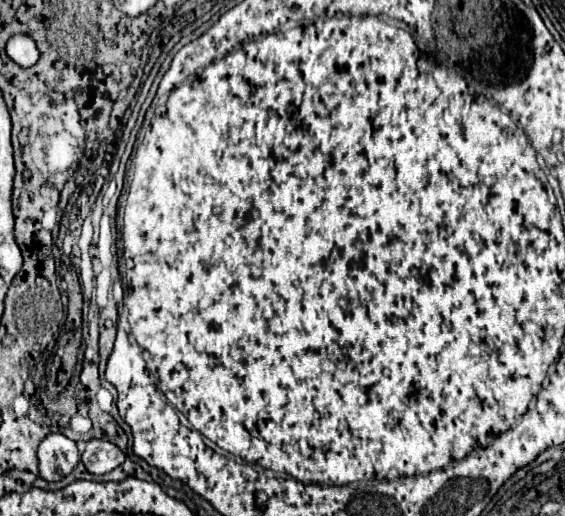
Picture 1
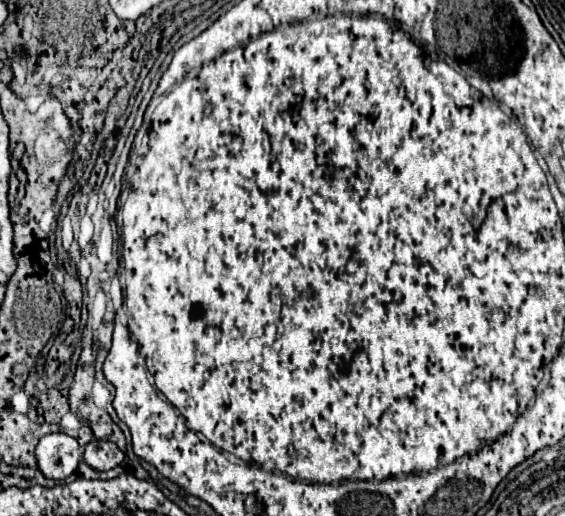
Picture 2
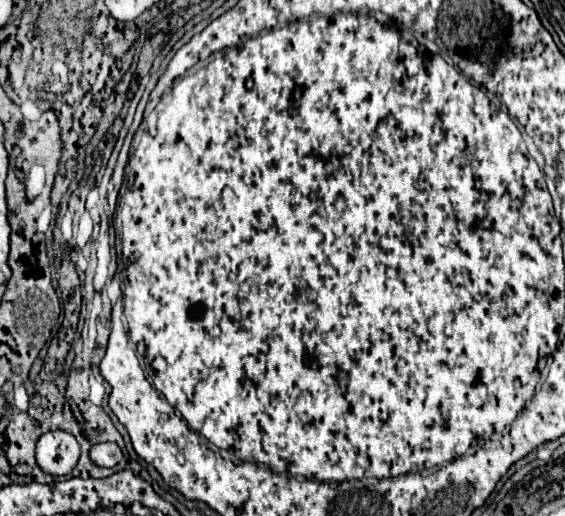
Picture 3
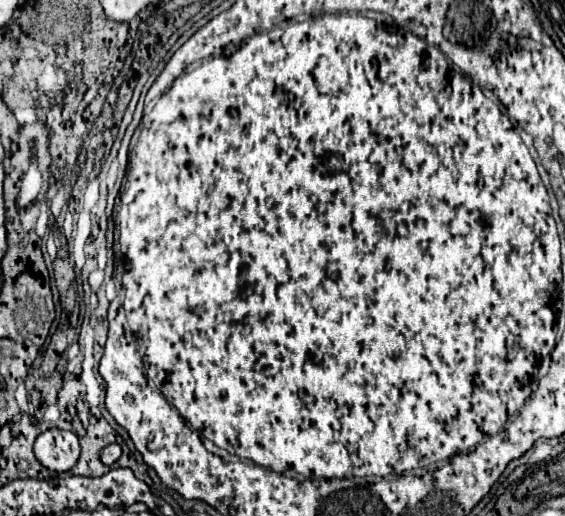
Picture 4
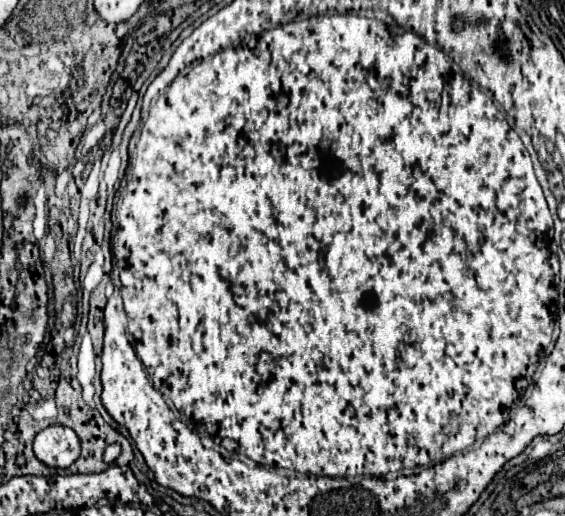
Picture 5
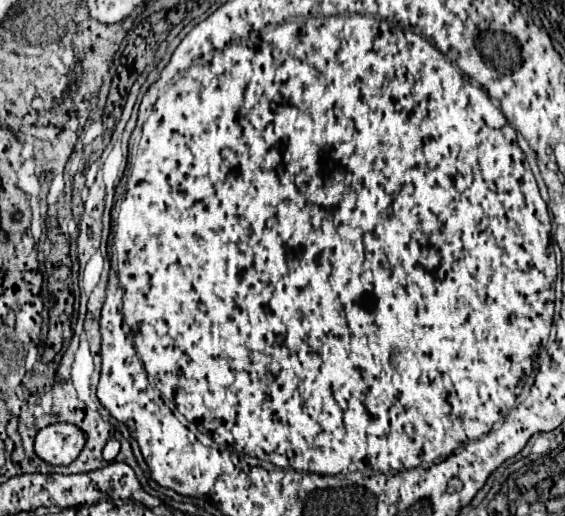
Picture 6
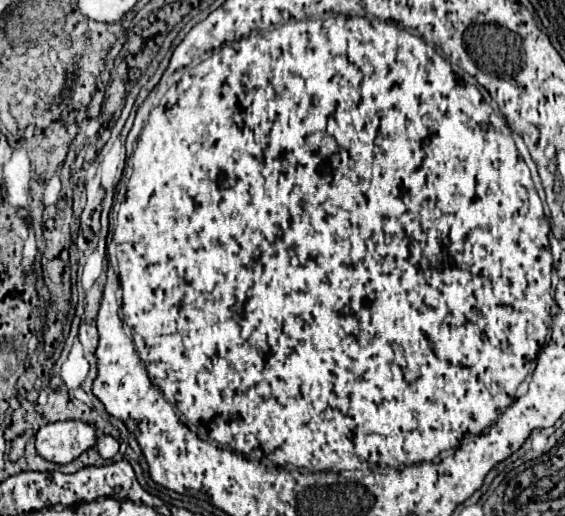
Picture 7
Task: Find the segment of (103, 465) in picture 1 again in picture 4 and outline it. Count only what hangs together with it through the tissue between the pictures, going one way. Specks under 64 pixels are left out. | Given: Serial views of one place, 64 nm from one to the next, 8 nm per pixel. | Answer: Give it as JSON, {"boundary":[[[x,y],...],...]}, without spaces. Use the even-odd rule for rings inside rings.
{"boundary":[[[108,444],[100,450],[100,462],[106,464],[106,466],[112,466],[118,462],[118,458],[122,456],[122,450],[118,444]]]}

